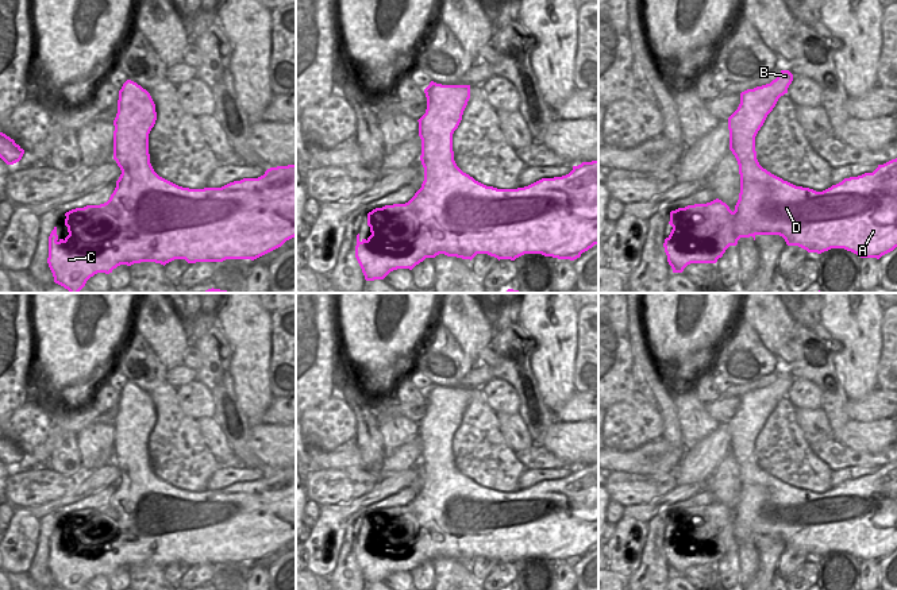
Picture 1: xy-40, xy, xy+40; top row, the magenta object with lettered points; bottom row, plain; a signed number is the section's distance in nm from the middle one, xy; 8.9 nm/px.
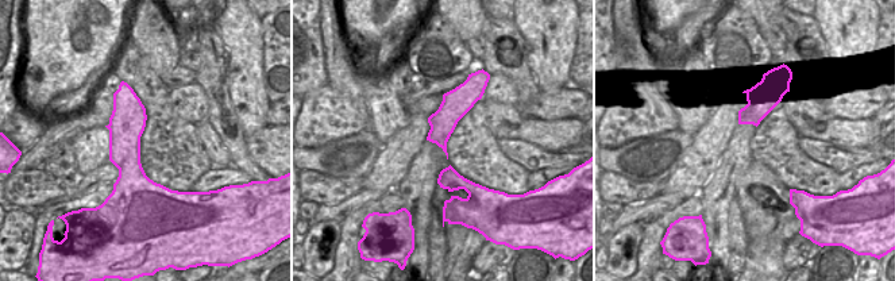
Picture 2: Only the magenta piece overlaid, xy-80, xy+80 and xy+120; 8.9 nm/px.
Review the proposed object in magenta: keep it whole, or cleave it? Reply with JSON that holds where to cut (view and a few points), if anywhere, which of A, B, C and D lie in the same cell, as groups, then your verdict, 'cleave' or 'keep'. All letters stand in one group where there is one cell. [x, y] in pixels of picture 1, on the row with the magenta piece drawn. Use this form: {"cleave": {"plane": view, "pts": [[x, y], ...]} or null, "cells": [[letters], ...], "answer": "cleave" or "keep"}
{"cleave": {"plane": "xy+40", "pts": [[750, 89], [755, 89], [765, 100], [762, 104], [765, 119]]}, "cells": [["A", "C", "D"], ["B"]], "answer": "cleave"}

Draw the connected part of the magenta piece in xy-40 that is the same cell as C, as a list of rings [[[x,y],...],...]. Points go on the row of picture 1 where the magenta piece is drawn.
[[[127,80],[119,90],[118,113],[113,120],[113,159],[122,170],[109,200],[100,205],[86,205],[65,213],[69,235],[59,239],[57,227],[49,236],[47,263],[54,282],[78,293],[97,273],[112,273],[120,265],[140,262],[166,265],[174,259],[196,262],[223,262],[226,259],[257,259],[296,236],[296,163],[270,167],[258,178],[243,178],[222,188],[189,189],[159,177],[149,154],[149,134],[157,120],[155,104],[150,93]]]

